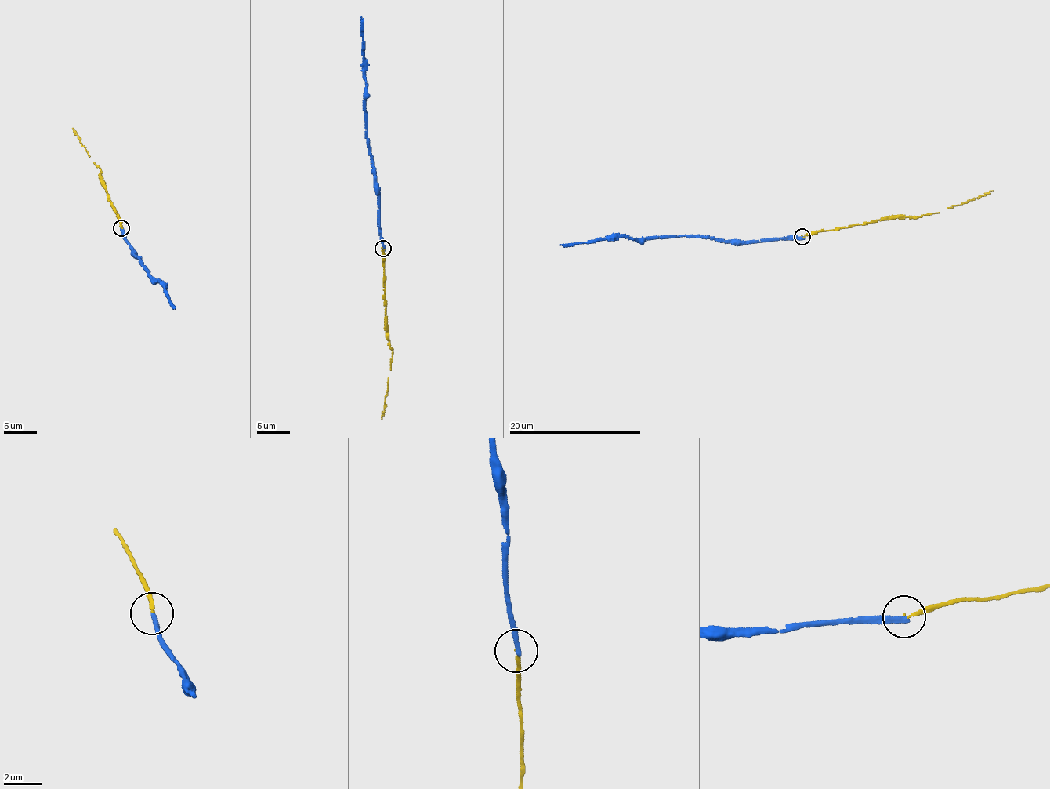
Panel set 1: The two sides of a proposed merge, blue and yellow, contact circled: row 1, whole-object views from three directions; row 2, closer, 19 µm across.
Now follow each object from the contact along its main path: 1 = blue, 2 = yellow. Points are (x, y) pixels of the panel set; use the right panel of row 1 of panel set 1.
1: (801, 237), (732, 244), (687, 235), (634, 239), (624, 236), (560, 245)
2: (801, 235), (904, 216), (921, 216), (962, 205), (993, 190)

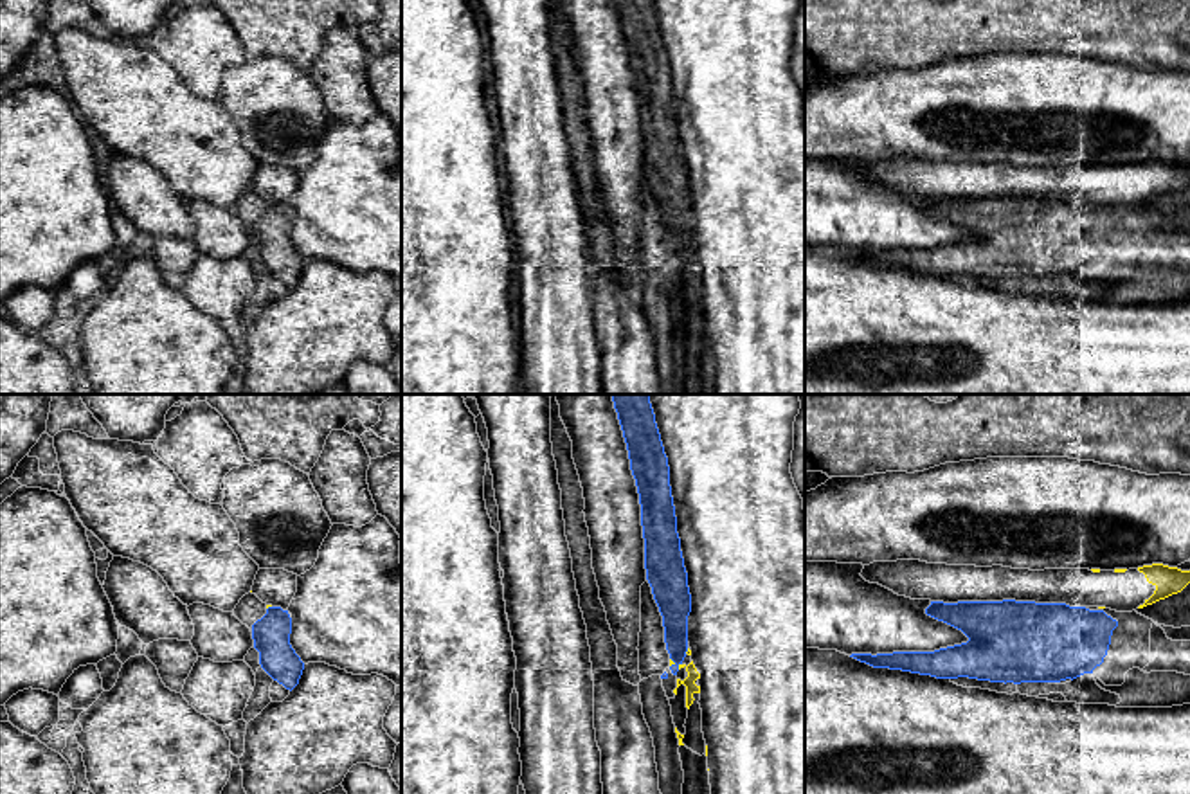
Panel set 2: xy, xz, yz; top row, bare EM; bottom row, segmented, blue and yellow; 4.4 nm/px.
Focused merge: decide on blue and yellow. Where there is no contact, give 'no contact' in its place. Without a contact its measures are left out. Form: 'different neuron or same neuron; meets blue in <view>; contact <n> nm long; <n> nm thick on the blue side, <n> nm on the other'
different neuron; meets blue in xz; contact 70 nm long; 140 nm thick on the blue side, 20 nm on the other

